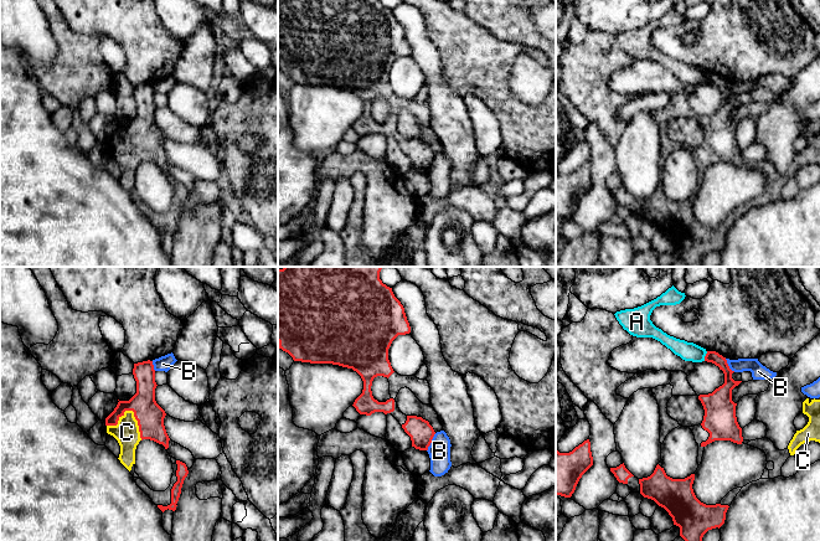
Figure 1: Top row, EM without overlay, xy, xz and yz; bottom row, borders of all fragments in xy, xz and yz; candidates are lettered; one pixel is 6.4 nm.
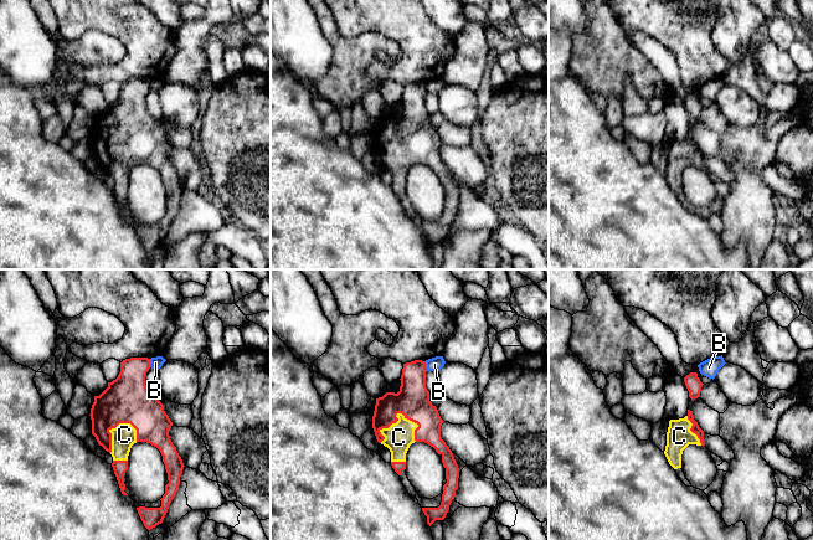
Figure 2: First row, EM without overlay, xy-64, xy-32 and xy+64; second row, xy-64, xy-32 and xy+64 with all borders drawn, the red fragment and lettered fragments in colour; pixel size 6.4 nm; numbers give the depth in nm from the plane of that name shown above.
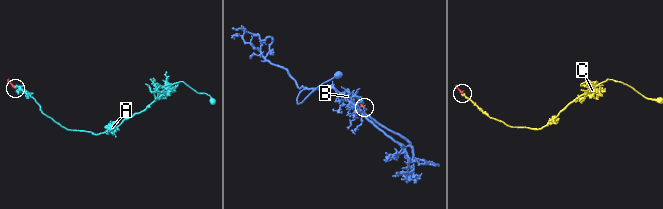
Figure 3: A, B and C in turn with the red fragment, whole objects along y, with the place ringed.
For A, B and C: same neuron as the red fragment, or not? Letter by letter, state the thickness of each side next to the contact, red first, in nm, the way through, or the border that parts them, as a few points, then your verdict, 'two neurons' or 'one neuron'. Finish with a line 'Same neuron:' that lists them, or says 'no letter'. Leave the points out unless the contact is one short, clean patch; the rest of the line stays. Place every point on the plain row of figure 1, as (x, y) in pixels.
A: calibres 80 and 130 nm; border yz (707, 73), (704, 82); two neurons
B: calibres 160 and 140 nm; border xz (436, 155), (427, 173); two neurons
C: calibres 180 and 160 nm; one neuron
Same neuron: C

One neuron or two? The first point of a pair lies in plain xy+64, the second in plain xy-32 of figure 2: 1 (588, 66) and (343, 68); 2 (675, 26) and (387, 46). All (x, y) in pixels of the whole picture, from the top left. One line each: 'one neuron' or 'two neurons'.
1: one neuron
2: two neurons

